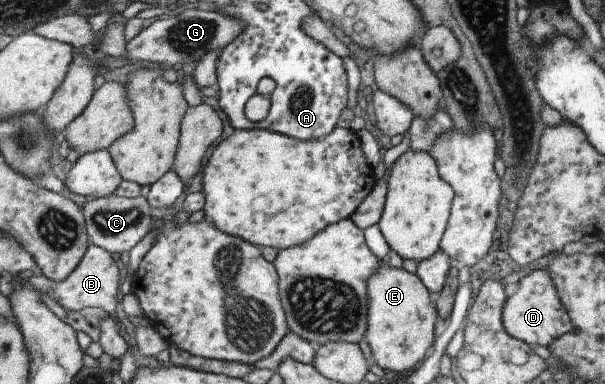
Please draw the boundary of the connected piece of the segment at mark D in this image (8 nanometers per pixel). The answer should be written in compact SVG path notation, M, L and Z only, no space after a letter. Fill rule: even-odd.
M545 269L521 276L517 283L517 291L506 298L502 309L501 319L506 334L529 346L549 347L553 340L574 330Z

